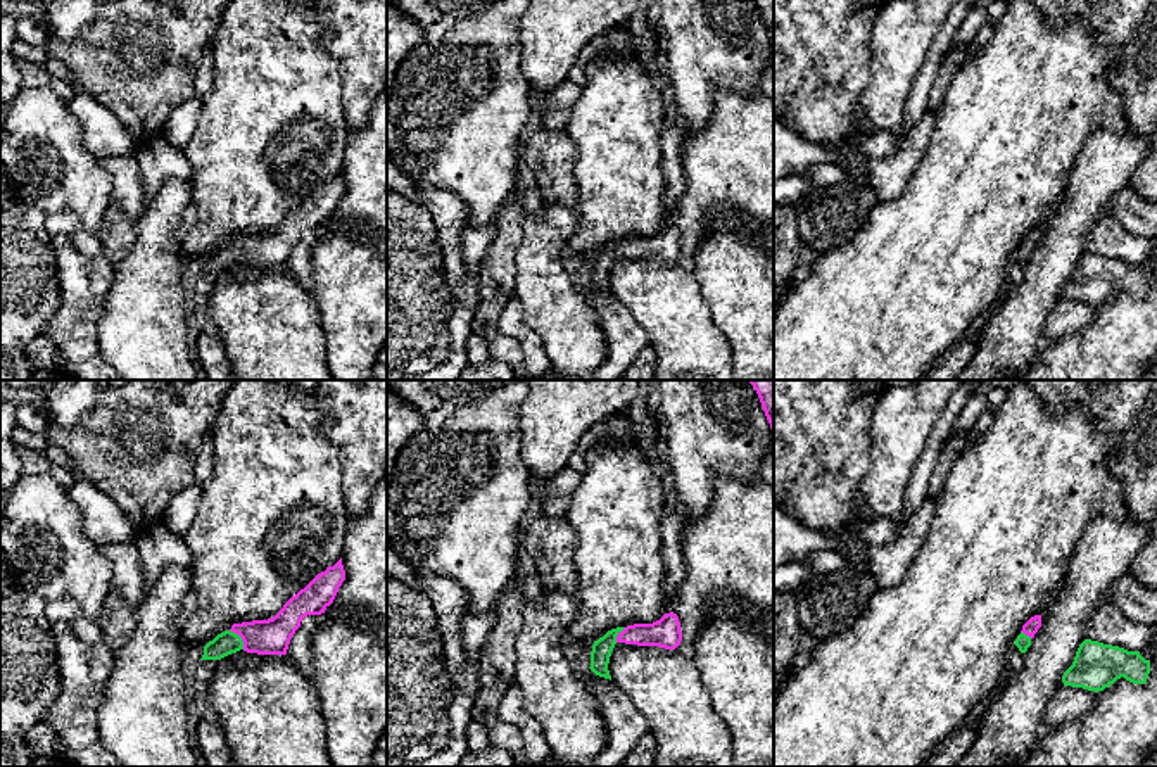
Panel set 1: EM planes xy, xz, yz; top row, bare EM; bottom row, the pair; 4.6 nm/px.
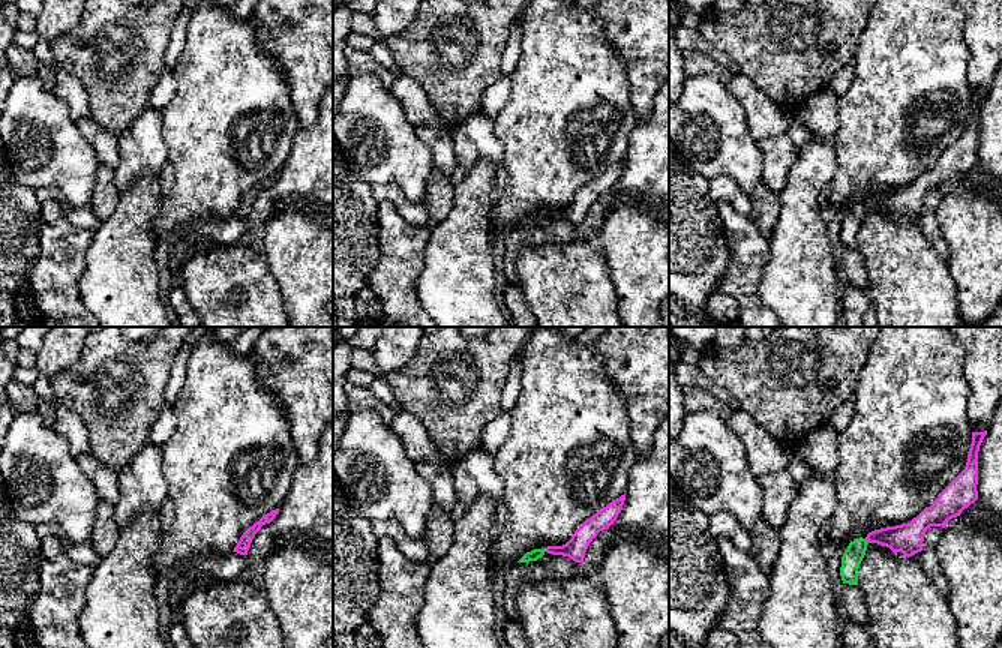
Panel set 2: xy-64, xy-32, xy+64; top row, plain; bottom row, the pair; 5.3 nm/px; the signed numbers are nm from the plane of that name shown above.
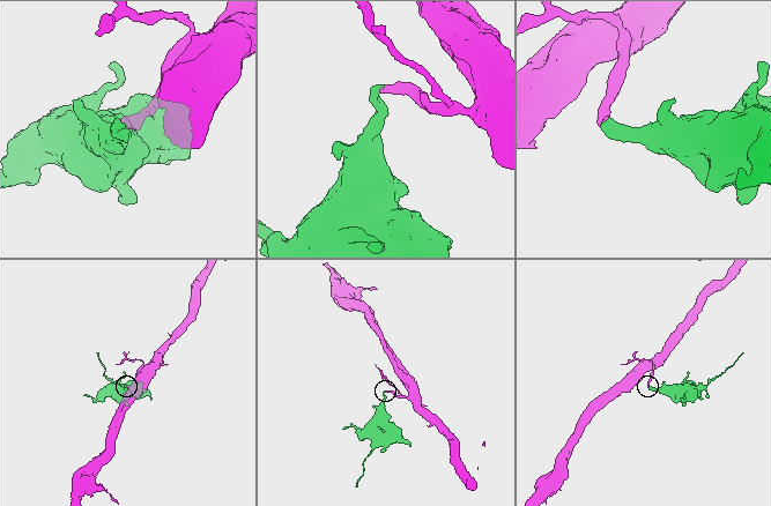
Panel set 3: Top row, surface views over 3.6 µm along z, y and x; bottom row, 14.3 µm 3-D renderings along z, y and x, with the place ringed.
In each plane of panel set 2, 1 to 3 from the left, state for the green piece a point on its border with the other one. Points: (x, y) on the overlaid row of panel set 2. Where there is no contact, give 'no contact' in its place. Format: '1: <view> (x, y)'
1: no contact
2: no contact
3: xy+64 (867, 542)

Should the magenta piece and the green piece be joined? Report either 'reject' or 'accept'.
accept

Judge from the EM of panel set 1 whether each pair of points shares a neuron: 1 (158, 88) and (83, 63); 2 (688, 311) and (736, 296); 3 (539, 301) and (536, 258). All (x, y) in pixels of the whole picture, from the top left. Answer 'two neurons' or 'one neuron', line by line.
1: one neuron
2: two neurons
3: one neuron

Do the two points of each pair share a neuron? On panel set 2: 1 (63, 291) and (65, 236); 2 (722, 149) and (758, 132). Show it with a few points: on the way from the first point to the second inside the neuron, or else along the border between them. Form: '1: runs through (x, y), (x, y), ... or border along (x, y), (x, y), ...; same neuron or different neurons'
1: runs through (63, 278), (63, 249); same neuron
2: border along (738, 102), (744, 111), (749, 134), (756, 143); different neurons

